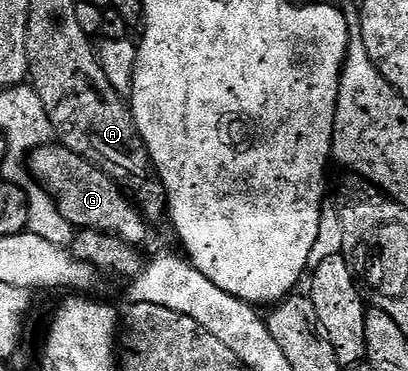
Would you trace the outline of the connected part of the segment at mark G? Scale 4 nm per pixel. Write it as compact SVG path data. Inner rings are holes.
M50 143L32 150L27 164L32 180L53 197L53 202L67 223L78 230L98 229L101 233L123 239L129 245L141 247L149 237L150 226L134 207L128 196L113 182L112 177L99 166L75 155L75 151L60 143ZM149 228L149 229L148 229Z

